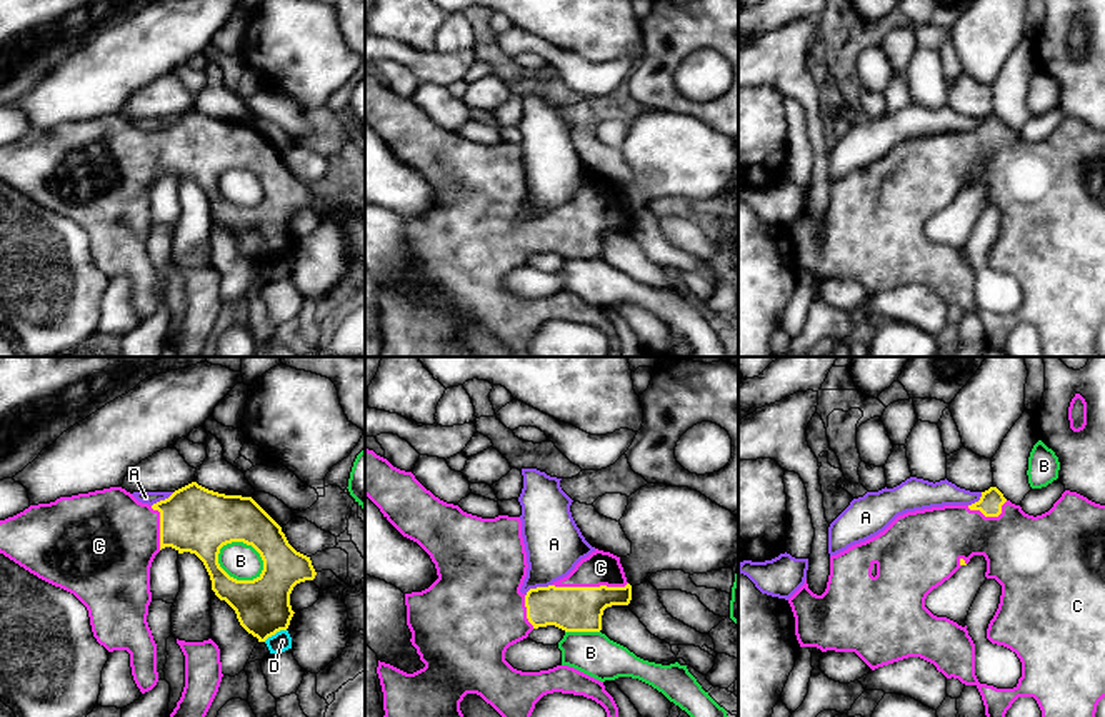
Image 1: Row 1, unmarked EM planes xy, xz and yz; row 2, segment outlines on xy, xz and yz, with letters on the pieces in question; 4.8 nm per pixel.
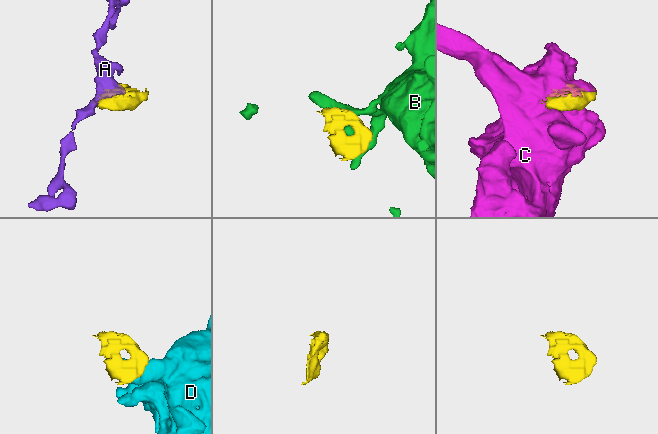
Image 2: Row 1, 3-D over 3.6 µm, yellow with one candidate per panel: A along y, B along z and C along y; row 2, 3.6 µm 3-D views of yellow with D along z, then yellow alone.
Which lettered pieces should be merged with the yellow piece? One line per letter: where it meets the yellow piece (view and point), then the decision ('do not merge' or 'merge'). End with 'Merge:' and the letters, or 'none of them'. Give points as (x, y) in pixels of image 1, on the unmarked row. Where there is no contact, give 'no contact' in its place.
A: xz (537, 214) | do not merge
B: xy (232, 204) | do not merge
C: xz (589, 214) | merge
D: xy (274, 260) | do not merge
Merge: C

